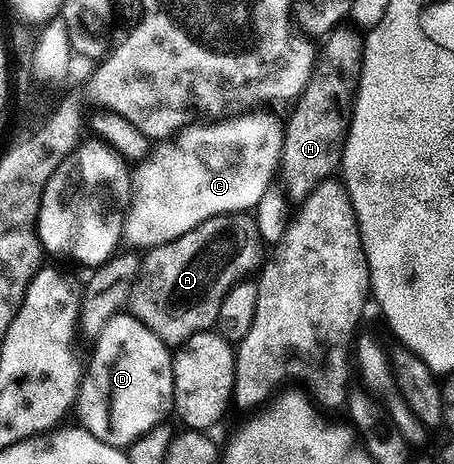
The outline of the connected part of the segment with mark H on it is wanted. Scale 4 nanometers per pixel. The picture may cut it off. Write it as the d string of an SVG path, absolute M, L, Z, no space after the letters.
M331 56L326 60L324 57L323 62L329 65L325 78L316 79L301 94L292 107L289 122L284 123L279 186L285 198L293 204L303 203L318 184L338 173L341 153L345 150L345 136L349 133L349 118L353 115L358 75L347 73Z

